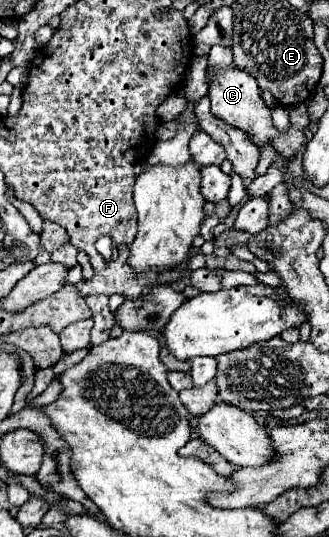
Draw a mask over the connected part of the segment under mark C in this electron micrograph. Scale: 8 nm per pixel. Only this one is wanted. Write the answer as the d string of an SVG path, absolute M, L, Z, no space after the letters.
M229 67L221 73L217 73L211 83L209 83L209 99L211 99L211 113L225 121L227 125L243 131L259 149L265 145L271 145L275 153L283 155L285 159L293 159L297 157L299 151L303 151L305 143L307 143L307 129L313 129L309 117L307 117L307 107L305 103L293 105L291 107L291 127L289 131L281 133L271 119L271 109L263 103L261 99L261 89L257 85L257 81L253 77L249 77L247 73L241 73L237 67Z

